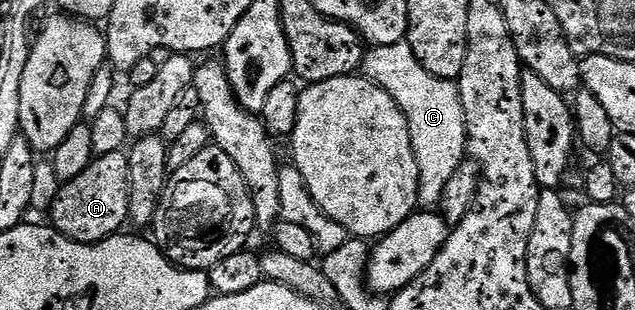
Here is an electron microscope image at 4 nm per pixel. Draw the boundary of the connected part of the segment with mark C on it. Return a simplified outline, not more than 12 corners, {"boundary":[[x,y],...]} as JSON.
{"boundary":[[405,40],[371,46],[361,74],[409,124],[419,206],[438,207],[467,154],[458,85]]}

